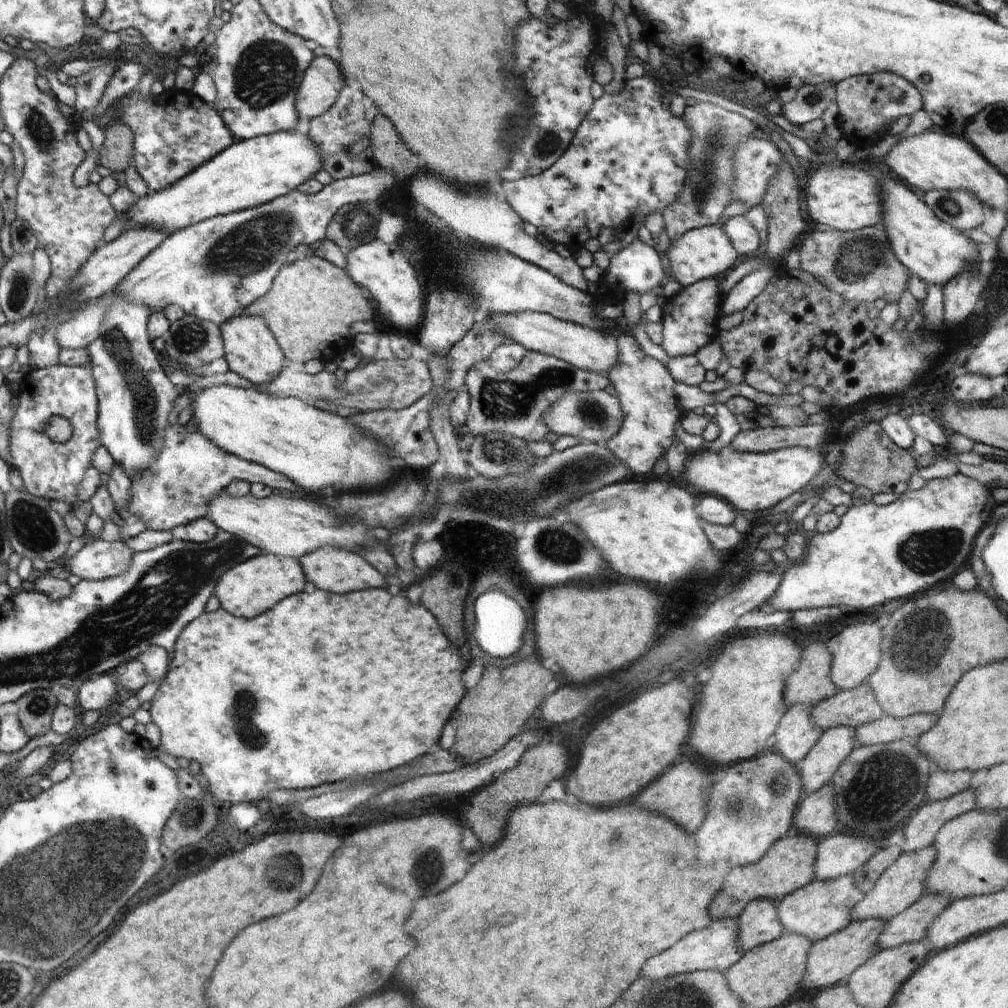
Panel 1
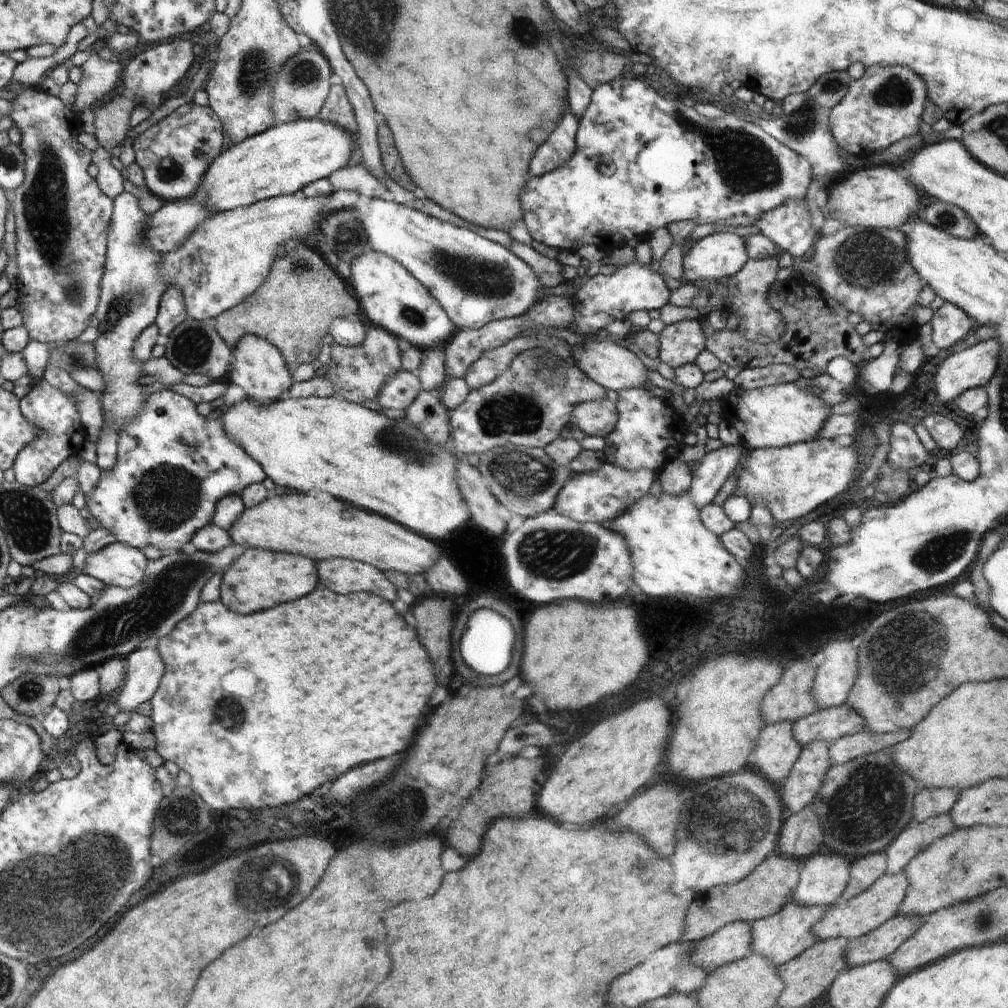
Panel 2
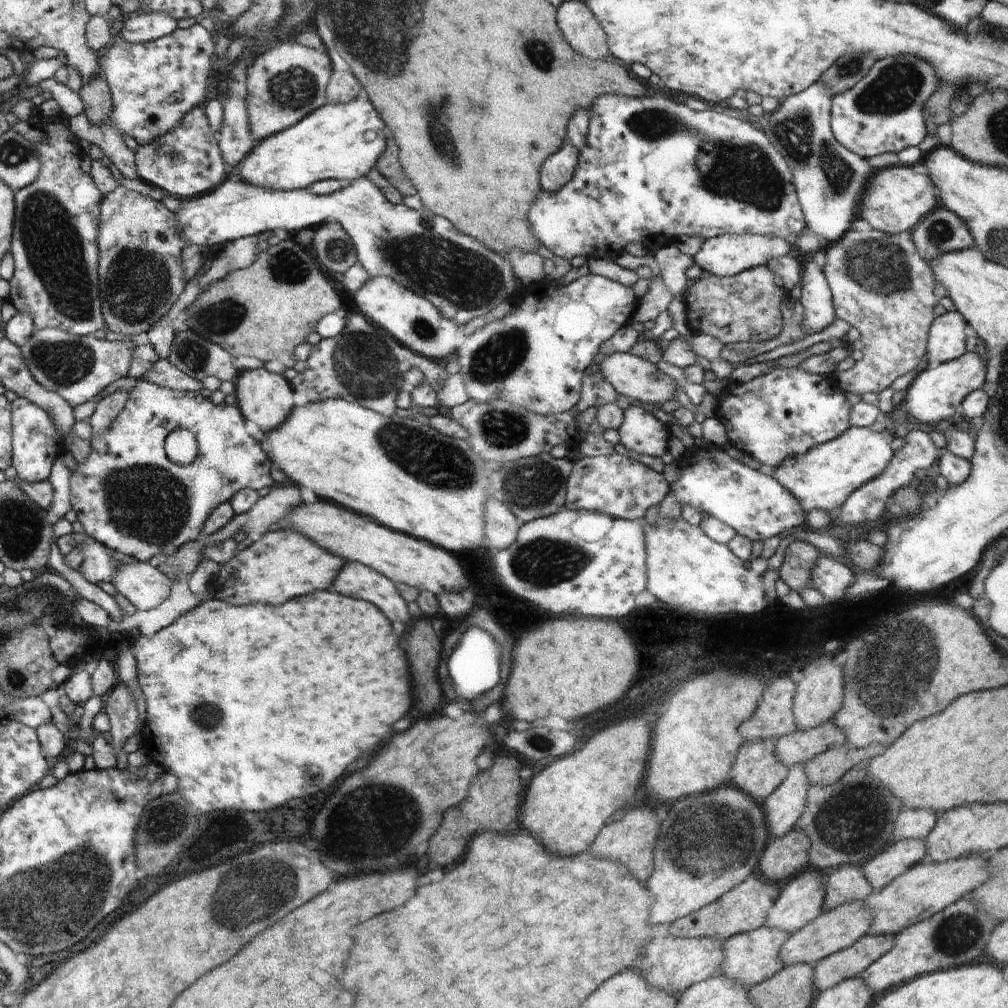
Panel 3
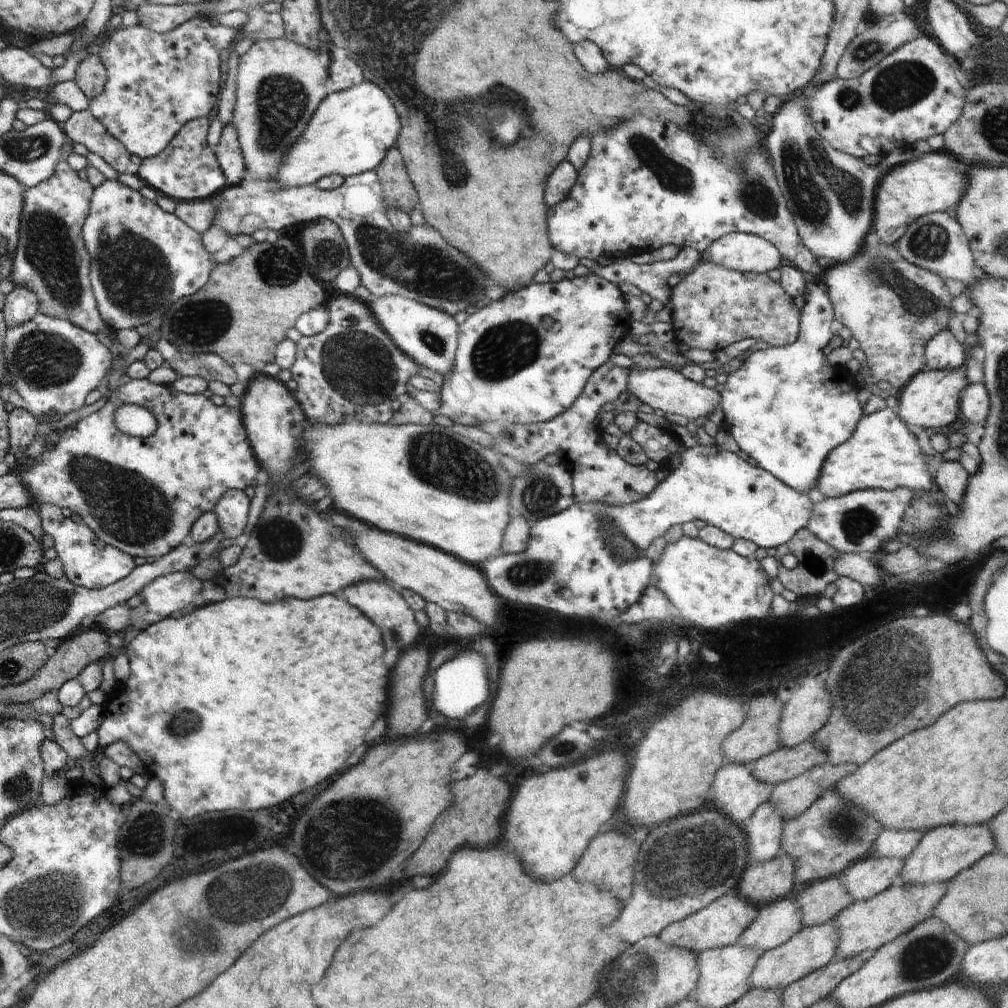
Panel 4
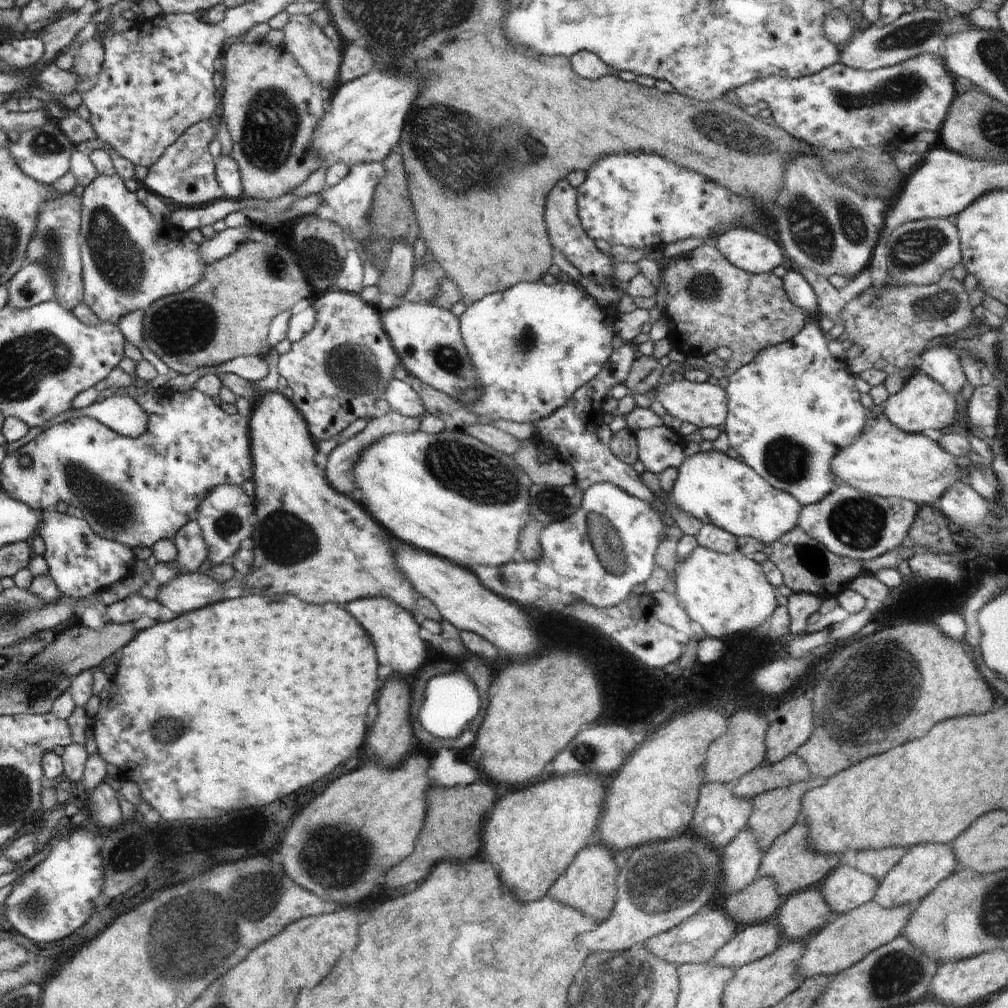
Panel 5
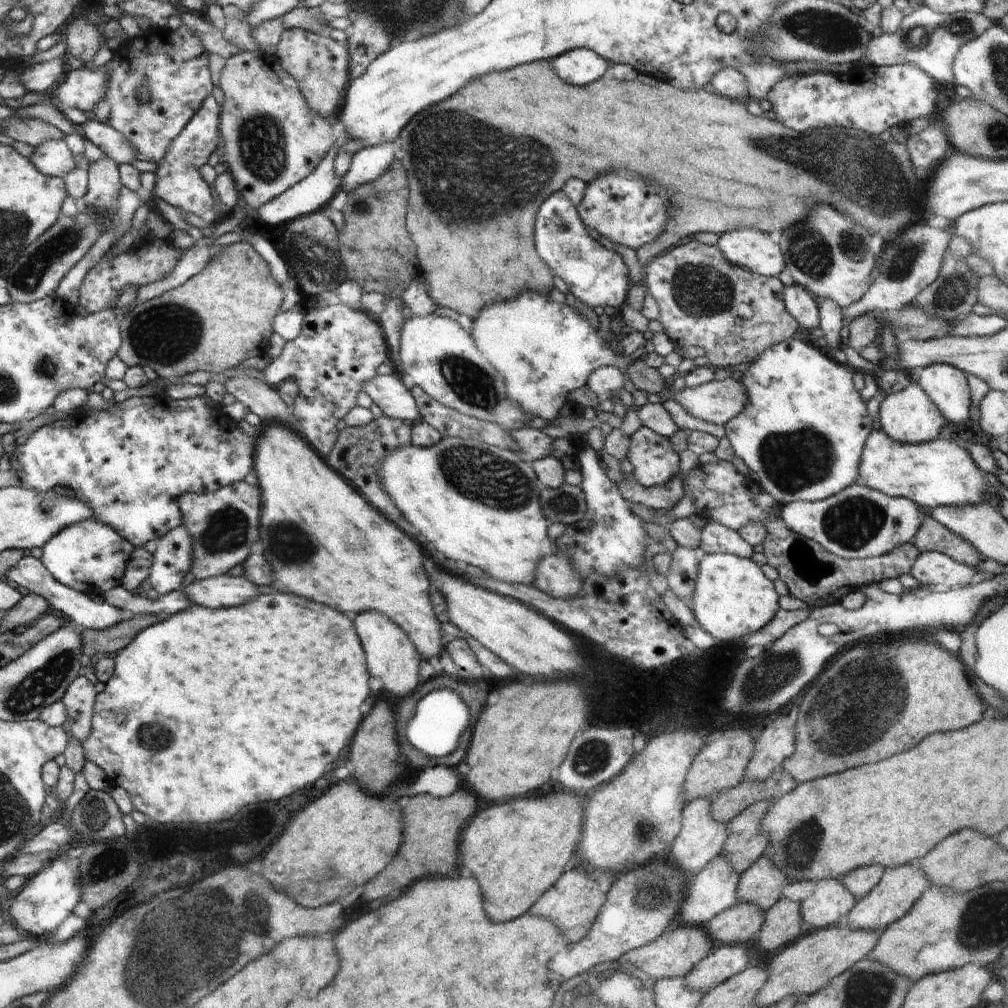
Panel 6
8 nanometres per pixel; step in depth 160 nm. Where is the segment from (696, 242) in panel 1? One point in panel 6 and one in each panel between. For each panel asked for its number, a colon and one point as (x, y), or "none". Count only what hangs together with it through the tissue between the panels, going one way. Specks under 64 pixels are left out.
2: (718, 256)
3: (724, 255)
4: (746, 253)
5: (751, 251)
6: (756, 251)

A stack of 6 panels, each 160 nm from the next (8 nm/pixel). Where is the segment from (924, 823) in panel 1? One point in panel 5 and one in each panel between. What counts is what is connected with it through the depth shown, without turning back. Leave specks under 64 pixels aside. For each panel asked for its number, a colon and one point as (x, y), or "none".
2: (917, 836)
3: (882, 868)
4: (870, 876)
5: (845, 888)

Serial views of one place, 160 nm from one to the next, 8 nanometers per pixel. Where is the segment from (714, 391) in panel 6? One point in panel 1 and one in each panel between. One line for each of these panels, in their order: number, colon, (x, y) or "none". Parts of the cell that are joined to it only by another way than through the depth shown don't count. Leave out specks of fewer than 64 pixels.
1: (583, 347)
2: (609, 364)
3: (636, 378)
4: (667, 388)
5: (703, 404)

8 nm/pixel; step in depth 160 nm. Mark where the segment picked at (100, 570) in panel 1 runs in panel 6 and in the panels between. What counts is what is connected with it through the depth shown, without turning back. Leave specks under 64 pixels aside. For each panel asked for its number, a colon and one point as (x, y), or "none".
2: (117, 564)
3: (145, 586)
4: (168, 595)
5: (190, 591)
6: (220, 591)

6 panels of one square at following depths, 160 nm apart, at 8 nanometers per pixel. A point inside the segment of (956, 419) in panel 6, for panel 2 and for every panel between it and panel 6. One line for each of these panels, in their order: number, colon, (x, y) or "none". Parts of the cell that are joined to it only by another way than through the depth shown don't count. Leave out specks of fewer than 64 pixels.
2: (950, 323)
3: (946, 339)
4: (944, 351)
5: (941, 363)

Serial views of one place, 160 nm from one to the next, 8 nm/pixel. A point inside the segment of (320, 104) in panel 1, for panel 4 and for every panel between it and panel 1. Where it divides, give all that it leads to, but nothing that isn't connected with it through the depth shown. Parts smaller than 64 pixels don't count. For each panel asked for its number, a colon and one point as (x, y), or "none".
2: (304, 84)
3: (287, 82)
4: (280, 84)

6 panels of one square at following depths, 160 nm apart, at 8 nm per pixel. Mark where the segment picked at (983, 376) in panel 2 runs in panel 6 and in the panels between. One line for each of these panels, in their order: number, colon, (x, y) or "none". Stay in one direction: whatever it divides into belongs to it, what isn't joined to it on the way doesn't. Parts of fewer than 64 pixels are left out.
3: (936, 393)
4: (931, 398)
5: (922, 403)
6: (909, 416)

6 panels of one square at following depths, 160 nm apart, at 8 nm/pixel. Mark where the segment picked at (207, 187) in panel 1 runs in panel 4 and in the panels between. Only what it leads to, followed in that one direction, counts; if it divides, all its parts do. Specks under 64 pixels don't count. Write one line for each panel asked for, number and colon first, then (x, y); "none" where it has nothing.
2: (280, 161)
3: (345, 141)
4: (350, 133)

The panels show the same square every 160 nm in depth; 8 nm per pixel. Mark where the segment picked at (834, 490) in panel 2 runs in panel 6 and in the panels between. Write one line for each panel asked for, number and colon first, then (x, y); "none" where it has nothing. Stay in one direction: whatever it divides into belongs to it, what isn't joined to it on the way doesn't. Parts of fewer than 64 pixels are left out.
3: (824, 477)
4: (882, 453)
5: (883, 460)
6: (939, 472)

